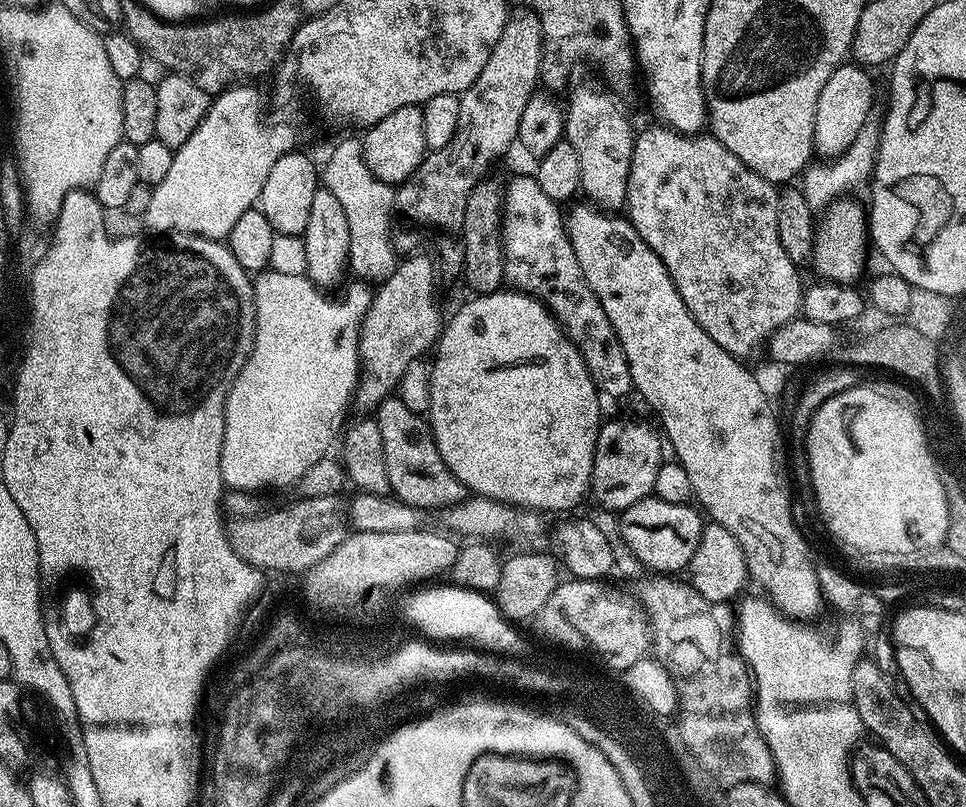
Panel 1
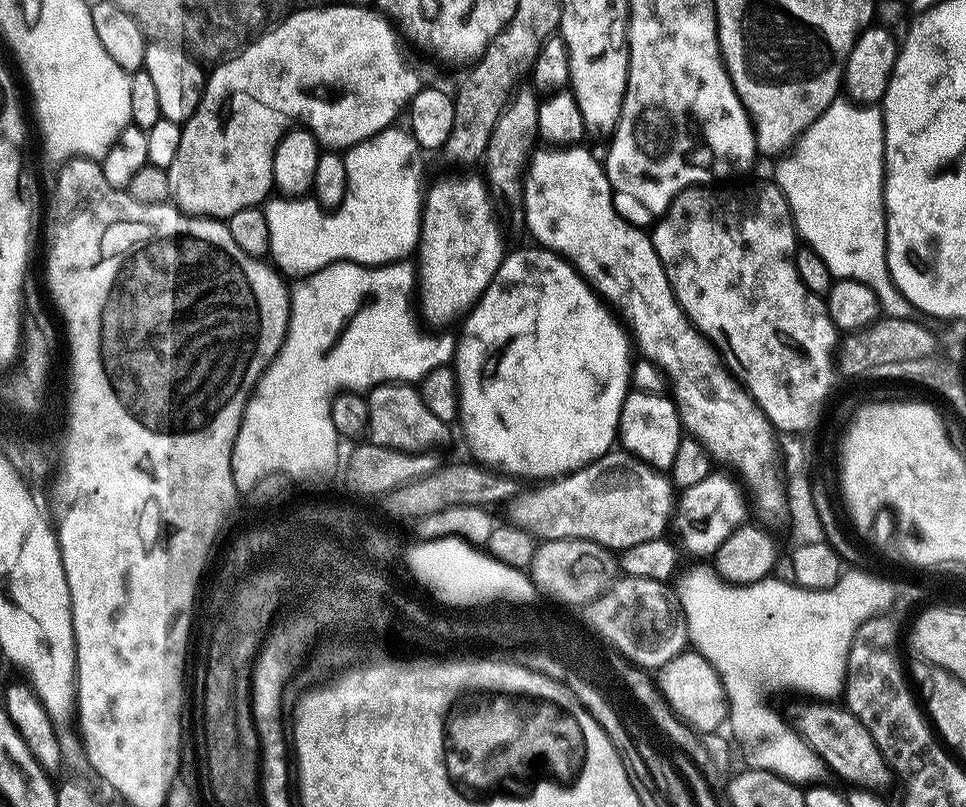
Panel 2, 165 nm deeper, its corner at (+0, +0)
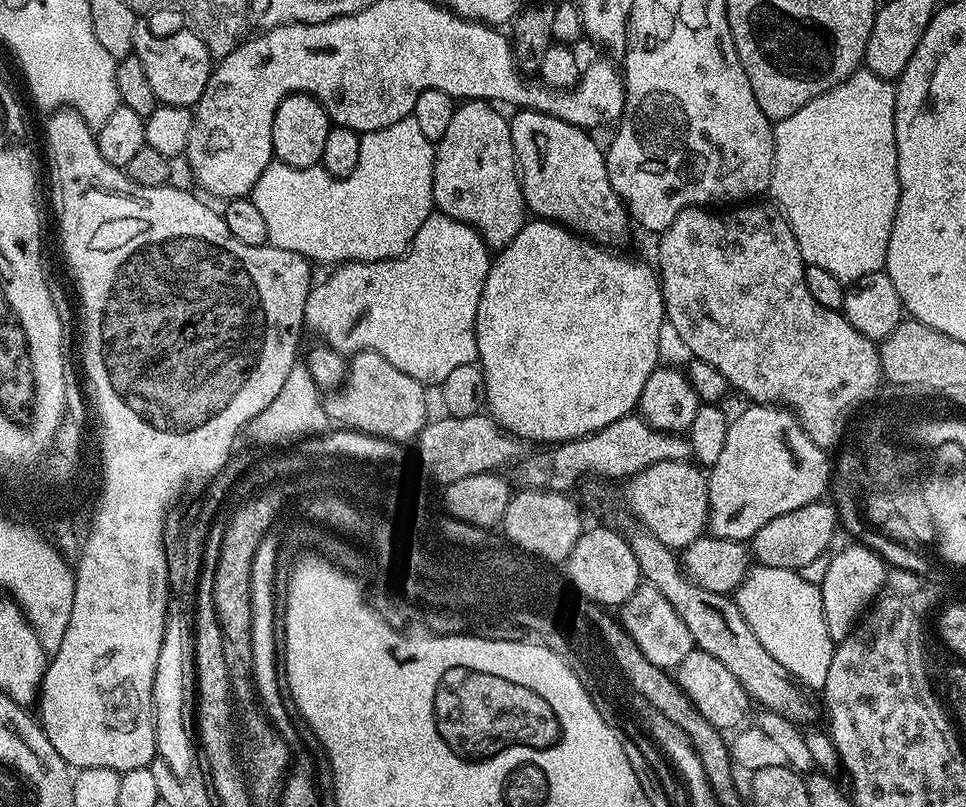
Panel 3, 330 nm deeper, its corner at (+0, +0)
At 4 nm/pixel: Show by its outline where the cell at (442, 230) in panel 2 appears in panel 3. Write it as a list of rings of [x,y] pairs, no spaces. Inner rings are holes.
[[[466,100],[457,107],[446,134],[435,145],[436,161],[432,171],[432,202],[439,211],[471,224],[479,230],[489,249],[504,250],[508,243],[526,226],[530,213],[520,185],[520,170],[516,147],[512,141],[509,117],[496,112],[497,105],[487,100]]]

